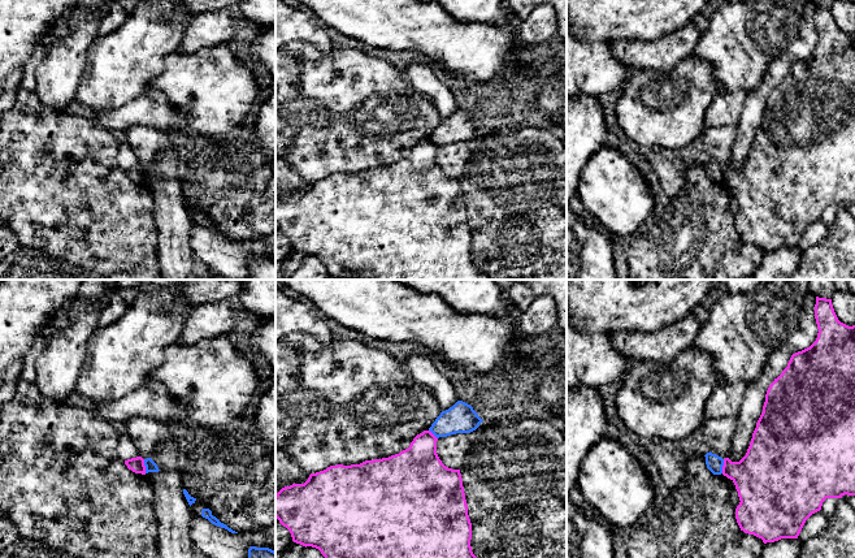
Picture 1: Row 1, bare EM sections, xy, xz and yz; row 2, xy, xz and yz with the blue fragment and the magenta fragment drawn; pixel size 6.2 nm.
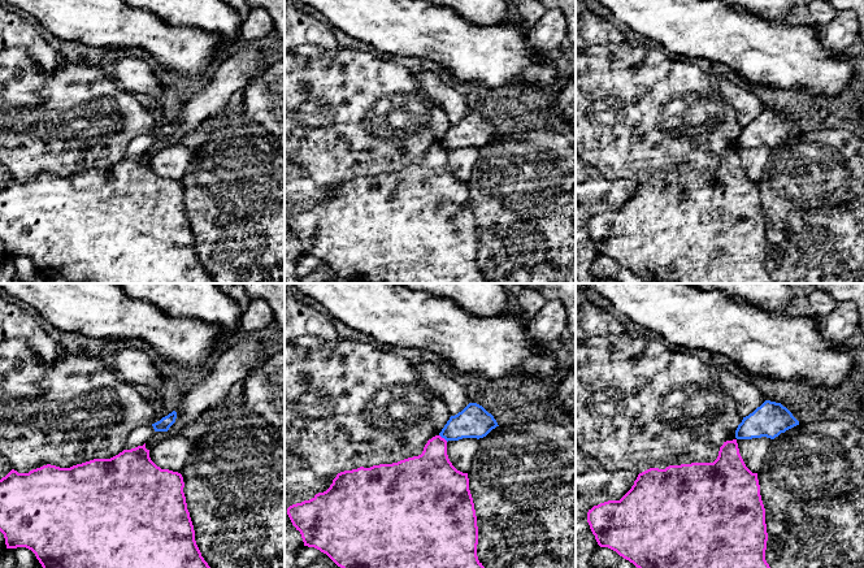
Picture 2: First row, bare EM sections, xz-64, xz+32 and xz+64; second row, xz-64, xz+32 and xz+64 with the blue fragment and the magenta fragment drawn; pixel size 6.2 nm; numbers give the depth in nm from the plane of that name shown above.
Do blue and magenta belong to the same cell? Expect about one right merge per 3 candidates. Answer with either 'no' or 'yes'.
no

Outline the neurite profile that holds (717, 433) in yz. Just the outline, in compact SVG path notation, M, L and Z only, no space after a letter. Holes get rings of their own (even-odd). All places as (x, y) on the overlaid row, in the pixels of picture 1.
M735 418L706 419L700 427L704 444L722 459L728 458L737 427Z

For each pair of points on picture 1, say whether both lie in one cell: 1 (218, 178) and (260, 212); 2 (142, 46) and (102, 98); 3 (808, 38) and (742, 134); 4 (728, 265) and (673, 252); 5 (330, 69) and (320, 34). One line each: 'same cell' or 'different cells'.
1: same cell
2: same cell
3: same cell
4: different cells
5: different cells

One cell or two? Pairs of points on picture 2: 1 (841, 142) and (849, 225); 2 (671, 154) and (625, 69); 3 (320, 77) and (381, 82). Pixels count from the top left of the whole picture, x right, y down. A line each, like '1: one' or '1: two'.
1: one
2: one
3: one

